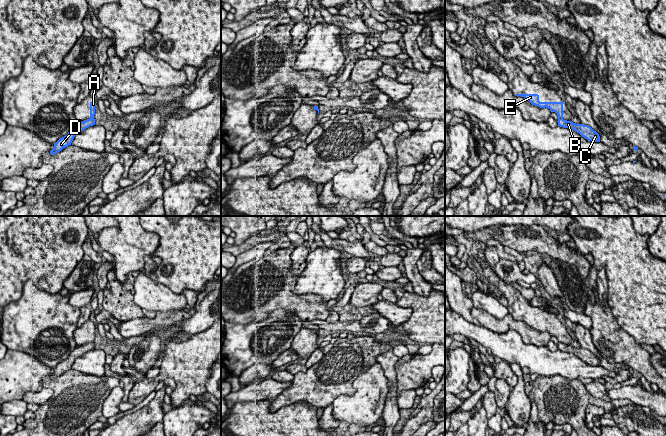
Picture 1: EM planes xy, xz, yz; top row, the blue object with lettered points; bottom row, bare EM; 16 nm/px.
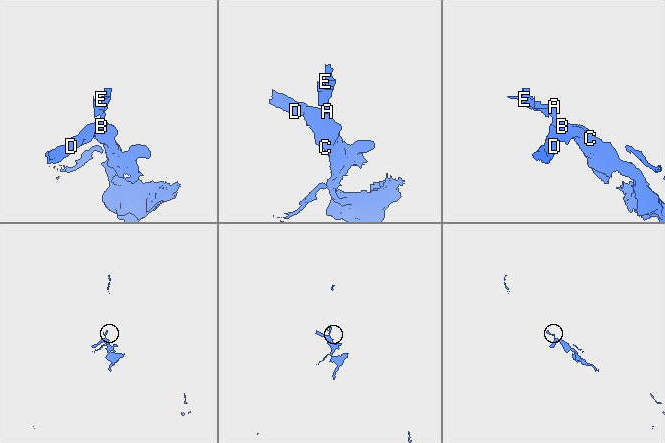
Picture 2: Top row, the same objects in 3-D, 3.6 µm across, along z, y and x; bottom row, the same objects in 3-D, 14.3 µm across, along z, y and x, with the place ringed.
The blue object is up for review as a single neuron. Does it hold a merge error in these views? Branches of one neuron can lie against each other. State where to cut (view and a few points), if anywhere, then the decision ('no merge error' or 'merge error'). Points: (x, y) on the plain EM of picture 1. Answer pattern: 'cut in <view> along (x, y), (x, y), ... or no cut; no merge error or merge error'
cut in yz along (558, 341), (562, 343); merge error

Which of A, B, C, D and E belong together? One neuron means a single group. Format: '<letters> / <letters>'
A E / B C D

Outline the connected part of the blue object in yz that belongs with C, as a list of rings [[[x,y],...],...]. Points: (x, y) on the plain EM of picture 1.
[[[558,342],[558,350],[563,352],[573,353],[575,356],[579,357],[582,361],[591,366],[600,366],[599,358],[594,355],[590,350],[584,348],[575,348],[571,345],[567,345]]]

